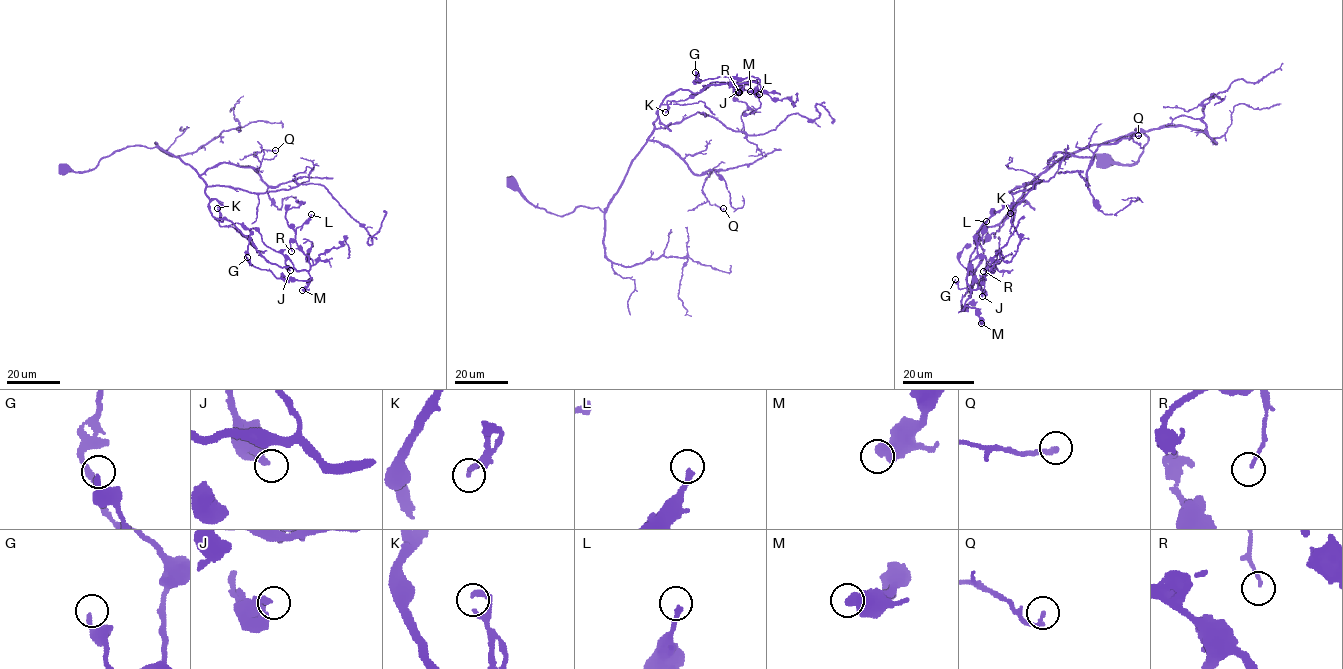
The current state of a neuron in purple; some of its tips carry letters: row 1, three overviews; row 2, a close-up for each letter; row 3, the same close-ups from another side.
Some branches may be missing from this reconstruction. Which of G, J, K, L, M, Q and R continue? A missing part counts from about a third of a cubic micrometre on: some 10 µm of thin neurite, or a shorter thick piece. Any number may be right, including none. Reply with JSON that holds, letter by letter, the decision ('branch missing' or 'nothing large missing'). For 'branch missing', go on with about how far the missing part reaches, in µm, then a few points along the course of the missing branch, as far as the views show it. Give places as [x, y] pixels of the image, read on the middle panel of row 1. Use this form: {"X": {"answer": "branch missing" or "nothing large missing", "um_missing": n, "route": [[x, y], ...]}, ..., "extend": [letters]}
{"G": {"answer": "nothing large missing"}, "J": {"answer": "nothing large missing"}, "K": {"answer": "nothing large missing"}, "L": {"answer": "nothing large missing"}, "M": {"answer": "nothing large missing"}, "Q": {"answer": "nothing large missing"}, "R": {"answer": "nothing large missing"}, "extend": []}

